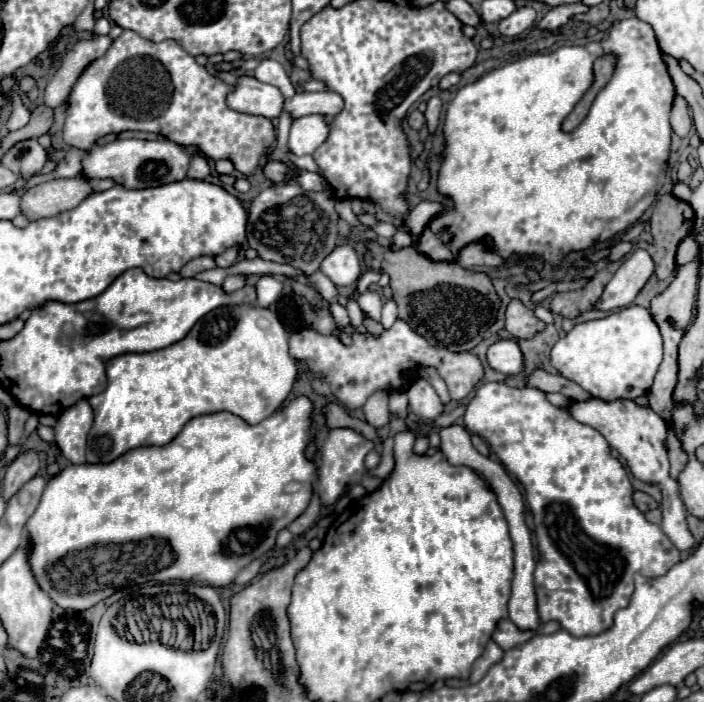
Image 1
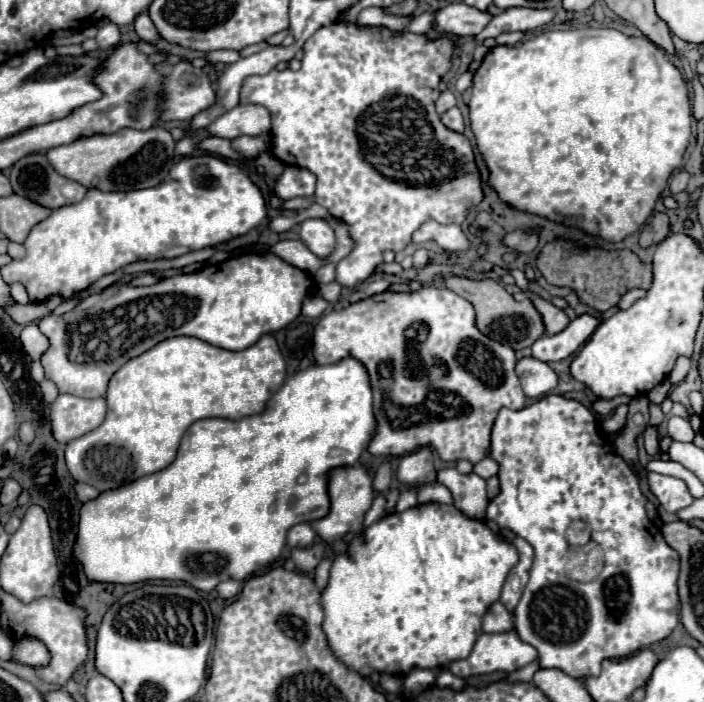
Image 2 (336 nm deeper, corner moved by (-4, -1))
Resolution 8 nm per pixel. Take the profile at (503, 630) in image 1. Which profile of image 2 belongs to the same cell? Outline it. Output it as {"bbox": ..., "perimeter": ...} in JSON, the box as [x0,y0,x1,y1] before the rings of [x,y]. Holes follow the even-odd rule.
{"bbox":[482,602,514,632],"perimeter":[[[494,602],[494,604],[488,608],[488,612],[484,614],[482,630],[484,630],[484,632],[510,632],[510,630],[514,630],[512,612],[506,610],[500,602]]]}

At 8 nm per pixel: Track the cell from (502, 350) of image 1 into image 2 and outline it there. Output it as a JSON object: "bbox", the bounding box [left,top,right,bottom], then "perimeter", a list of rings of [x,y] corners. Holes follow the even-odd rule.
{"bbox":[516,356,558,400],"perimeter":[[[534,356],[520,358],[516,362],[516,374],[524,388],[524,394],[534,400],[538,400],[538,398],[546,396],[550,390],[554,390],[556,382],[558,382],[554,370],[546,362],[536,360]]]}

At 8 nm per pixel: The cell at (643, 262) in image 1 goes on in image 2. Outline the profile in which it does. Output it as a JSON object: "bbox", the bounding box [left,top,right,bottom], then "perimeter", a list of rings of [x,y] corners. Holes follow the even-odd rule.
{"bbox":[532,314,602,362],"perimeter":[[[592,314],[576,316],[562,332],[554,336],[542,336],[532,344],[532,356],[542,362],[556,362],[564,360],[574,354],[600,326],[602,318]]]}

